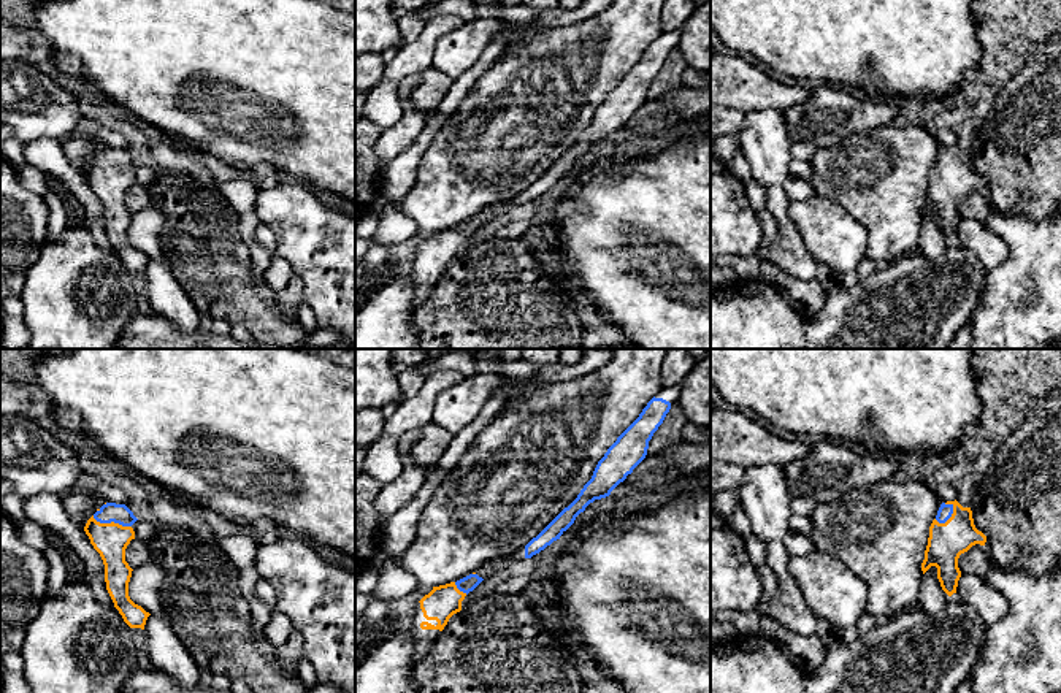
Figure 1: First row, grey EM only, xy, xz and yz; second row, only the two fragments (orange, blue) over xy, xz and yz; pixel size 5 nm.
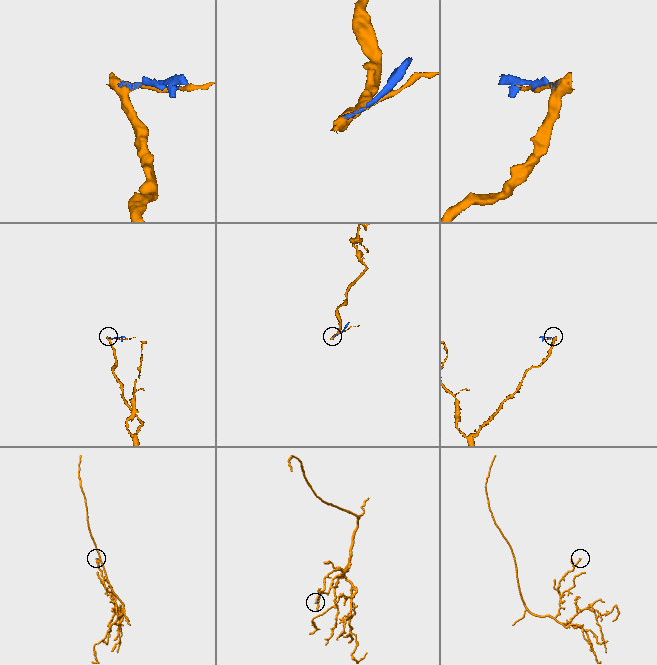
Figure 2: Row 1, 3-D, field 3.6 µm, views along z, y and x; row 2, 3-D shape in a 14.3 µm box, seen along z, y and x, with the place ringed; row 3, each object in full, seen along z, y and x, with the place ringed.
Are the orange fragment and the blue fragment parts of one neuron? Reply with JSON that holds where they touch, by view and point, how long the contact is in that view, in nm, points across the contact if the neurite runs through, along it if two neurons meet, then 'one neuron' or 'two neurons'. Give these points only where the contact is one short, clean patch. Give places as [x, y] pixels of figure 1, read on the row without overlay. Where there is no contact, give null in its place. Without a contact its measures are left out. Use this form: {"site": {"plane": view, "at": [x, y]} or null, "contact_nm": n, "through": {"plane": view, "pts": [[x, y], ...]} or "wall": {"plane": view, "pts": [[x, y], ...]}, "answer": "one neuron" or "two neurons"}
{"site": {"plane": "xy", "at": [111, 167]}, "contact_nm": 200, "answer": "two neurons"}

